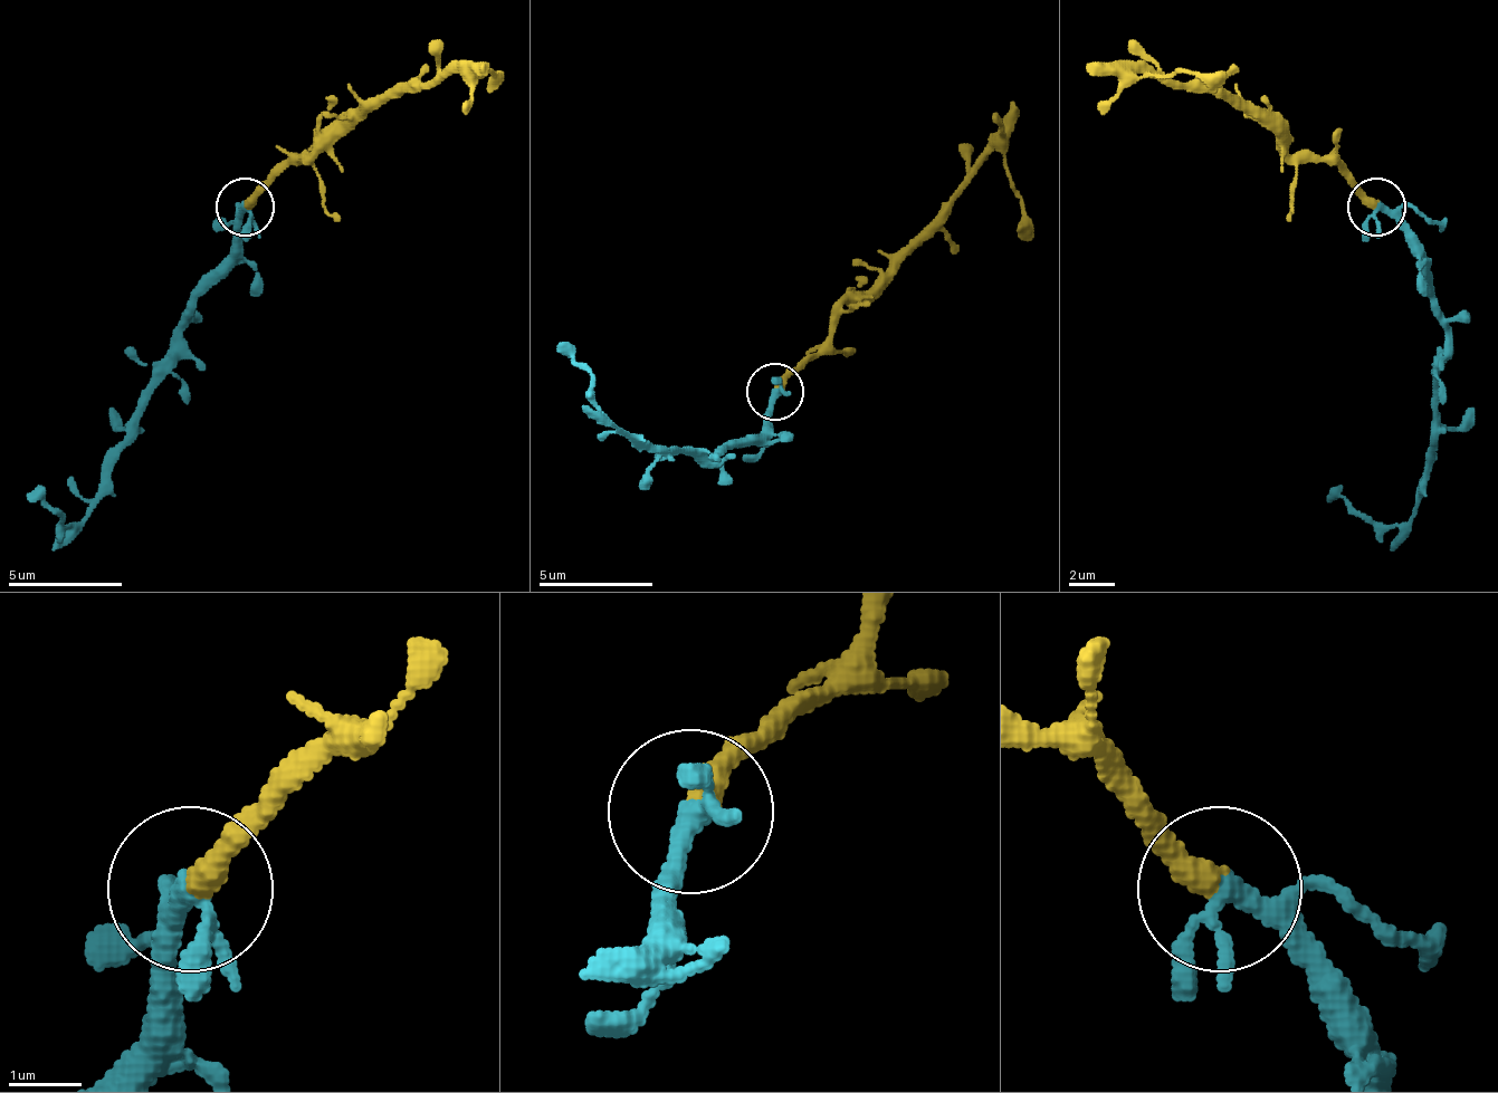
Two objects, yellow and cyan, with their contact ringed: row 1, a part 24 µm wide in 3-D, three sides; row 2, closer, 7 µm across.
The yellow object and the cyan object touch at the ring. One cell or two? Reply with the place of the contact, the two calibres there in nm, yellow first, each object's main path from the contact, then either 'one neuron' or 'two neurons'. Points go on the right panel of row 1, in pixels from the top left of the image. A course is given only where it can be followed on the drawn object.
(1376, 207) | 360/220 nm | yellow via (1375, 205), (1329, 159), (1300, 159), (1255, 113), (1134, 73), (1225, 78) | cyan via (1375, 205), (1410, 251), (1443, 325), (1438, 452), (1427, 492), (1398, 526), (1364, 520), (1329, 498) | one neuron

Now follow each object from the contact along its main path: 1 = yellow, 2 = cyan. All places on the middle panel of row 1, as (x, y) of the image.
1: (773, 390), (824, 344), (837, 315), (888, 269), (998, 149), (1031, 241)
2: (773, 390), (767, 424), (716, 459), (652, 453), (607, 413), (595, 379), (555, 344)

